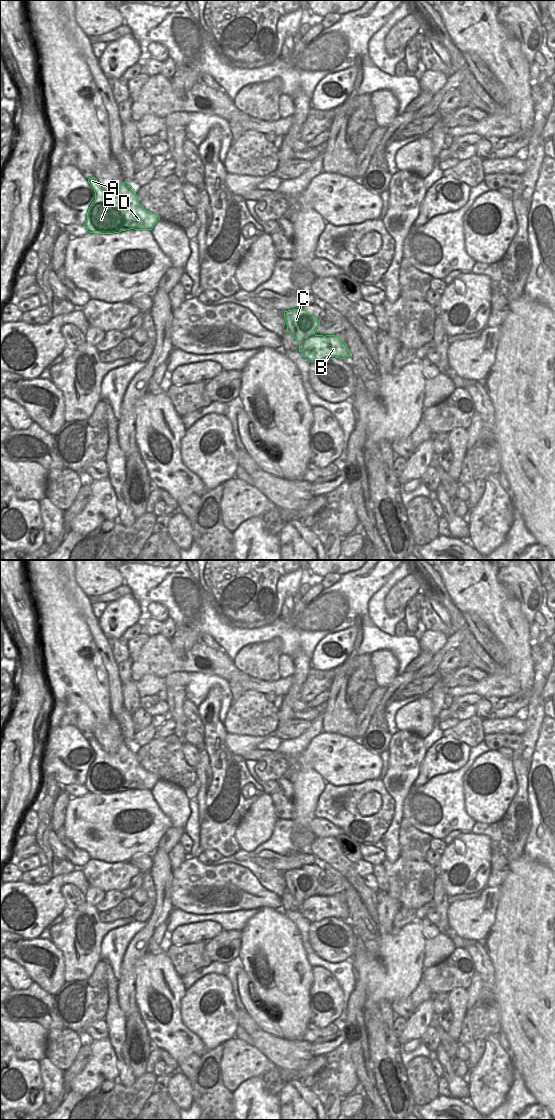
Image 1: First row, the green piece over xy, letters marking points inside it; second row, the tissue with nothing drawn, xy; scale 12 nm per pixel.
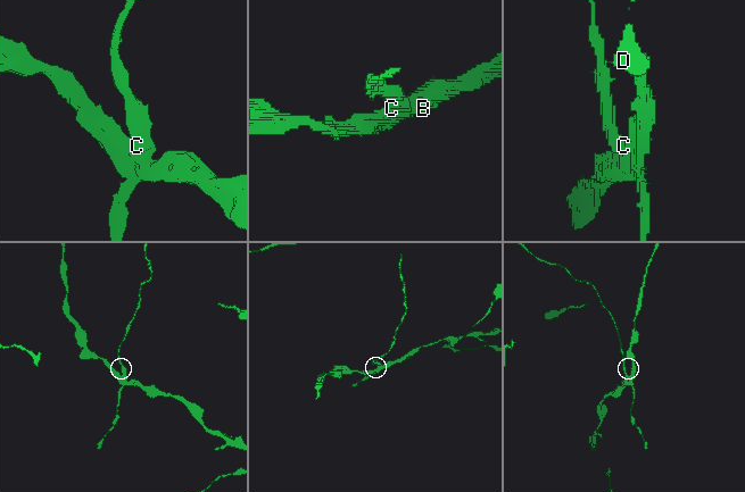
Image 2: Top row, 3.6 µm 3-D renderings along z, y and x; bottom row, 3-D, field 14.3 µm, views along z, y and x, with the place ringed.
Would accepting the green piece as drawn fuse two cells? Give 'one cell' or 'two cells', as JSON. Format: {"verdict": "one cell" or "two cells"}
{"verdict": "two cells"}

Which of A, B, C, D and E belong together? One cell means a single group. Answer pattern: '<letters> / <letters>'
A B D E / C

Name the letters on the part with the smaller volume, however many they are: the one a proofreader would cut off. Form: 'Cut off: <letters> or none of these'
Cut off: C

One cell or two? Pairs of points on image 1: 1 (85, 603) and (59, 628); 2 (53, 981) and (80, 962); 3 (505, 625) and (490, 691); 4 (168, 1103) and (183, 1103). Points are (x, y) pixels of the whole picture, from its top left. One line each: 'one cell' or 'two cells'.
1: two cells
2: two cells
3: one cell
4: two cells

